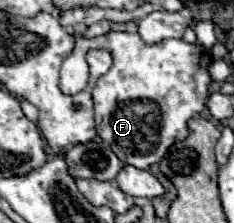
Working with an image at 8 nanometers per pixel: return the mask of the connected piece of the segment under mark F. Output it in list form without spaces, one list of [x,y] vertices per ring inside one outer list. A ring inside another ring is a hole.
[[[75,32],[73,36],[75,36],[75,50],[71,58],[83,58],[85,50],[101,46],[113,52],[113,68],[105,76],[101,76],[101,80],[97,80],[97,86],[93,90],[97,134],[101,136],[103,142],[109,144],[109,148],[117,154],[121,162],[143,170],[157,164],[173,142],[187,138],[189,118],[205,110],[209,86],[213,82],[209,74],[209,48],[201,44],[187,44],[183,40],[163,40],[159,44],[143,44],[137,32],[109,32],[99,38],[85,38],[81,32]]]

